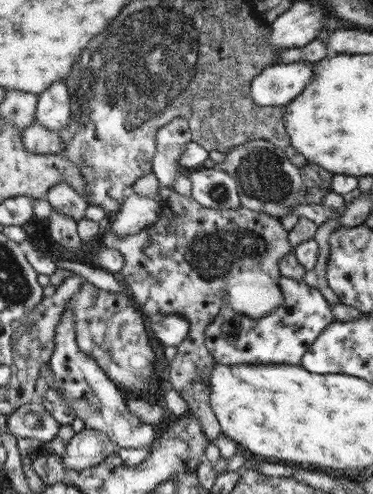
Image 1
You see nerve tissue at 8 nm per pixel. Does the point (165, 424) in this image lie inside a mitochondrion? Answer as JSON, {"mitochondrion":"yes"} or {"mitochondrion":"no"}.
{"mitochondrion":"no"}

